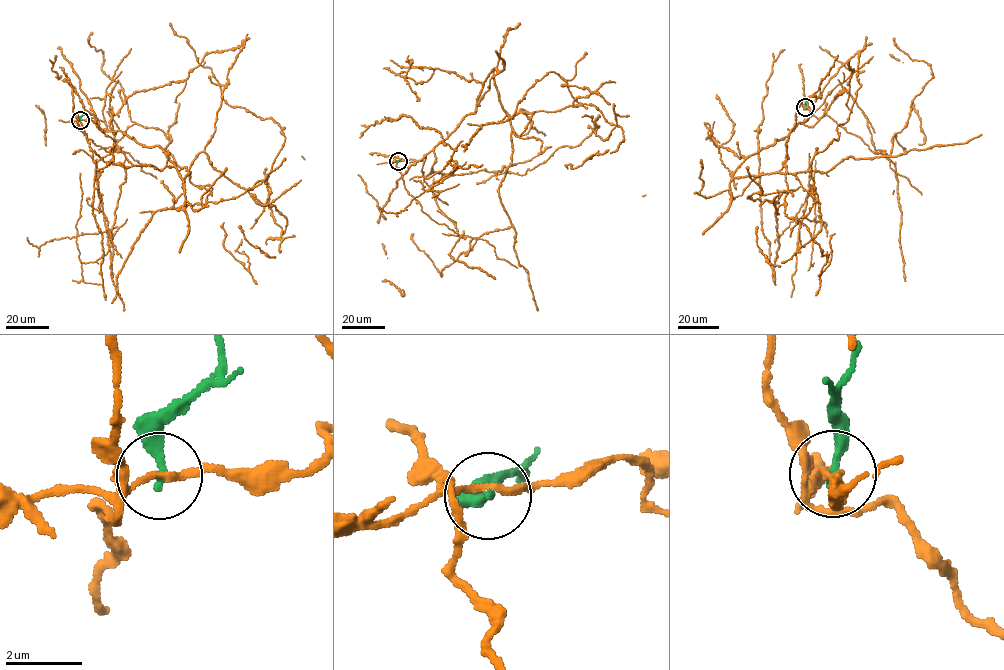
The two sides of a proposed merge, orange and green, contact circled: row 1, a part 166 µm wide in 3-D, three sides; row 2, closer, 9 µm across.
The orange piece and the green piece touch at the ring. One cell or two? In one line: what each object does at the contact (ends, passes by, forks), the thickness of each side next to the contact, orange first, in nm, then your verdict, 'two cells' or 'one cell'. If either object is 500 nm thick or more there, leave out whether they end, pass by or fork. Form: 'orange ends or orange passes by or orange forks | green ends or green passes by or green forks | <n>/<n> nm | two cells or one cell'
orange passes by | green ends | 140/280 nm | two cells

